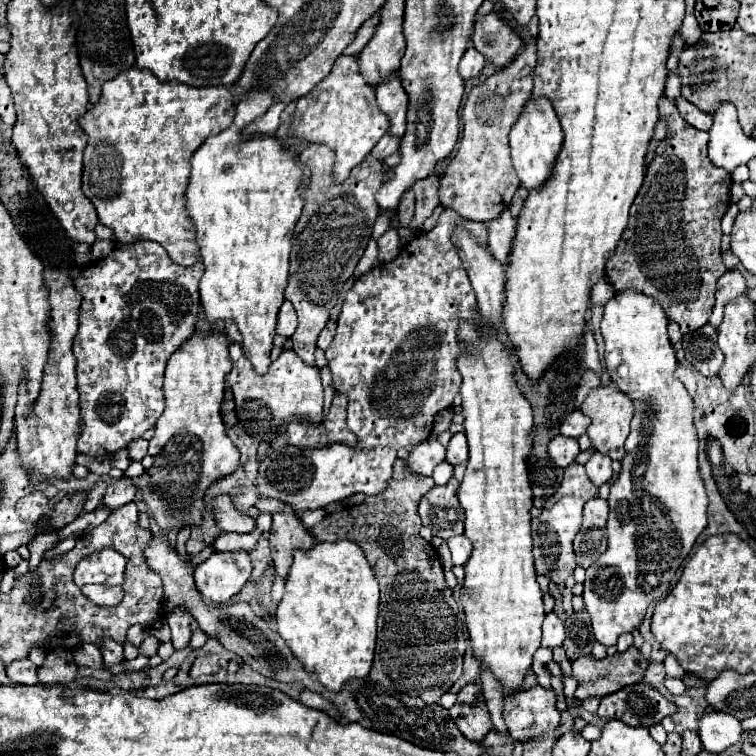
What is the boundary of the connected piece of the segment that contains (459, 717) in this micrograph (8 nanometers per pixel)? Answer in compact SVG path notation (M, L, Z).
M475 683L465 685L459 691L457 703L449 709L449 713L451 713L453 721L457 723L457 727L463 731L463 735L475 743L481 743L483 737L493 727L487 705L485 705L483 691Z

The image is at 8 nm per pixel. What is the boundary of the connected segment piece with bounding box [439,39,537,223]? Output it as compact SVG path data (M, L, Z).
M531 39L525 45L525 51L515 57L515 61L511 61L505 69L495 71L483 83L475 85L463 105L461 141L455 155L447 163L445 175L441 177L439 199L443 207L457 211L465 219L487 223L499 217L509 207L513 193L521 185L511 163L507 135L523 105L531 97L535 63L537 43L535 39Z

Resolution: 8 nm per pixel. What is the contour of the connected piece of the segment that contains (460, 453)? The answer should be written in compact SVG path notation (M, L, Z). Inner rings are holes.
M455 433L449 447L447 447L447 463L449 465L459 465L459 463L465 463L469 457L469 451L467 451L467 439L465 439L465 433Z

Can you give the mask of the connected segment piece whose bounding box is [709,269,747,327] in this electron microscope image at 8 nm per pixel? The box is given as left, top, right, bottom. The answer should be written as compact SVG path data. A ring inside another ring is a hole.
M731 269L727 271L719 281L717 281L717 301L715 301L715 307L713 307L713 313L711 313L711 319L709 323L713 327L719 327L721 321L723 321L723 307L737 299L743 291L747 291L745 287L745 279L741 275L739 269Z

